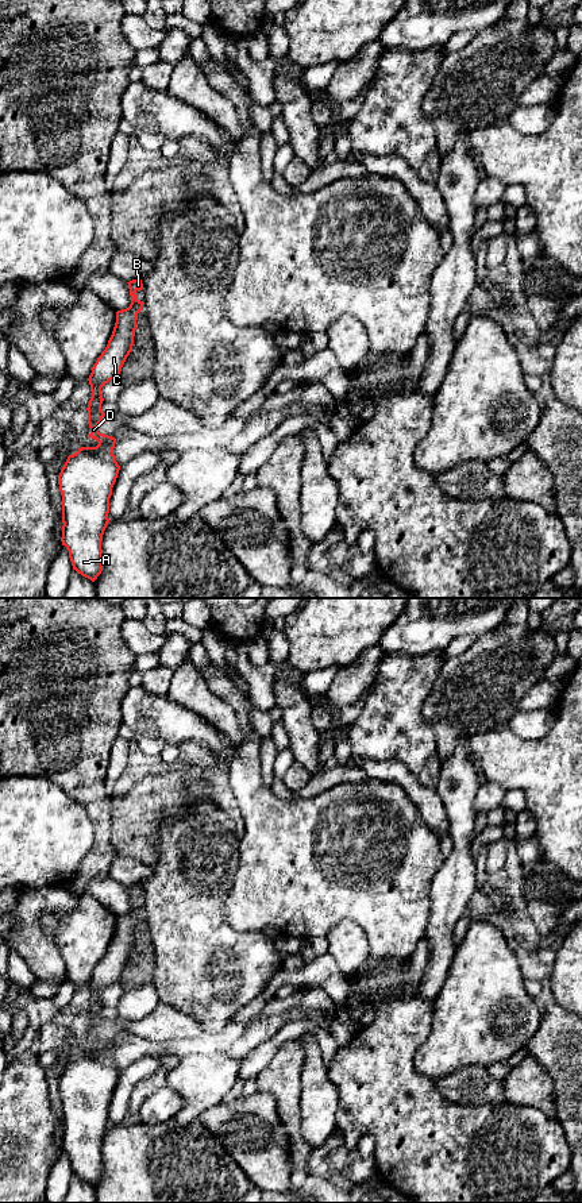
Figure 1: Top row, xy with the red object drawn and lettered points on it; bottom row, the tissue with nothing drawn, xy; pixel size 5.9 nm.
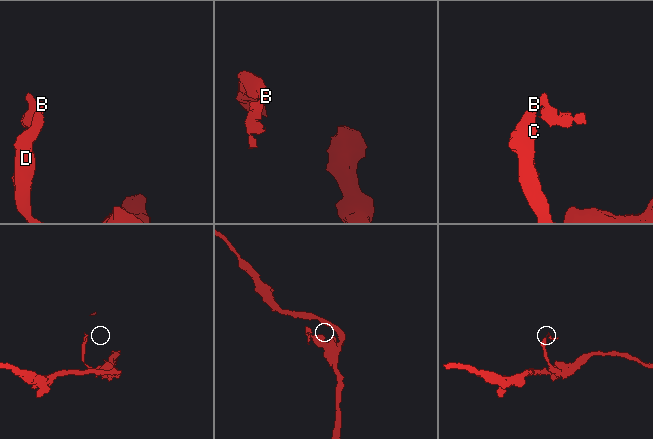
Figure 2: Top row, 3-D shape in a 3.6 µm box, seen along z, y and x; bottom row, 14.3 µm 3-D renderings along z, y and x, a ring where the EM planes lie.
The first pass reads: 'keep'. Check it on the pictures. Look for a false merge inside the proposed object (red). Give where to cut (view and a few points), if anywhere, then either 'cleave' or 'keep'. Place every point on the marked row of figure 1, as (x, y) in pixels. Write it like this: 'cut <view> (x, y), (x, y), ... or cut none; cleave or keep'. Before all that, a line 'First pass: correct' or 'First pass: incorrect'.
First pass: incorrect
cut xy (128, 307), (137, 313); cleave

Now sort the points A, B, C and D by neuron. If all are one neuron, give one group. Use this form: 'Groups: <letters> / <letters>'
Groups: A C D / B

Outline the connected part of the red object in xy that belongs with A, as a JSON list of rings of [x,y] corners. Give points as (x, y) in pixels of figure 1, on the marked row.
[[[130,306],[116,312],[116,323],[105,350],[97,358],[88,378],[92,397],[89,400],[88,423],[92,437],[99,442],[96,447],[81,447],[69,455],[58,475],[59,491],[62,496],[62,545],[69,551],[69,558],[76,570],[82,577],[95,582],[103,571],[101,541],[104,531],[109,523],[109,498],[116,482],[120,466],[115,460],[113,448],[116,439],[97,431],[104,417],[101,404],[104,401],[101,387],[111,379],[119,377],[122,367],[132,351],[136,329],[138,313]]]

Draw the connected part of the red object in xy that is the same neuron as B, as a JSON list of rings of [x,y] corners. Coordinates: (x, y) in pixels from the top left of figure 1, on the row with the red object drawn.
[[[140,278],[132,279],[128,284],[128,289],[130,289],[130,296],[131,296],[131,304],[130,308],[134,309],[136,313],[139,313],[143,308],[143,301],[139,301],[136,298],[136,292],[143,289],[143,284]]]

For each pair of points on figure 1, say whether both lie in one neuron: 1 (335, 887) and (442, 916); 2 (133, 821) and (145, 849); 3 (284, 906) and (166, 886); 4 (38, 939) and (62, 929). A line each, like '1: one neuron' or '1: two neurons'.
1: two neurons
2: one neuron
3: two neurons
4: two neurons

